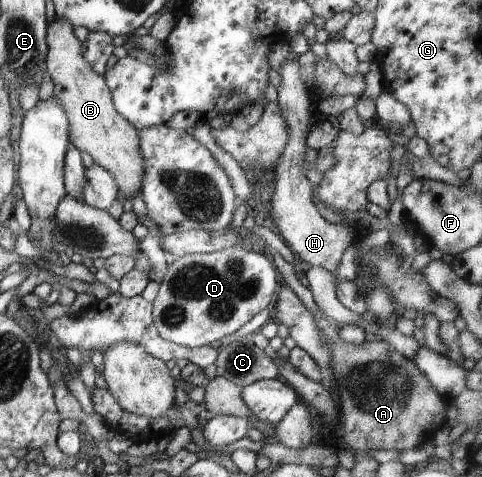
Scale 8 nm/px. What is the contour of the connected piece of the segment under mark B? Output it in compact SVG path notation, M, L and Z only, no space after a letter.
M57 16L47 25L45 71L54 84L53 96L66 112L70 143L81 152L90 154L95 163L115 177L118 189L127 198L133 198L136 193L140 193L145 173L138 129L115 110L106 80L85 60L82 42L75 37L73 30L74 26L67 19Z

